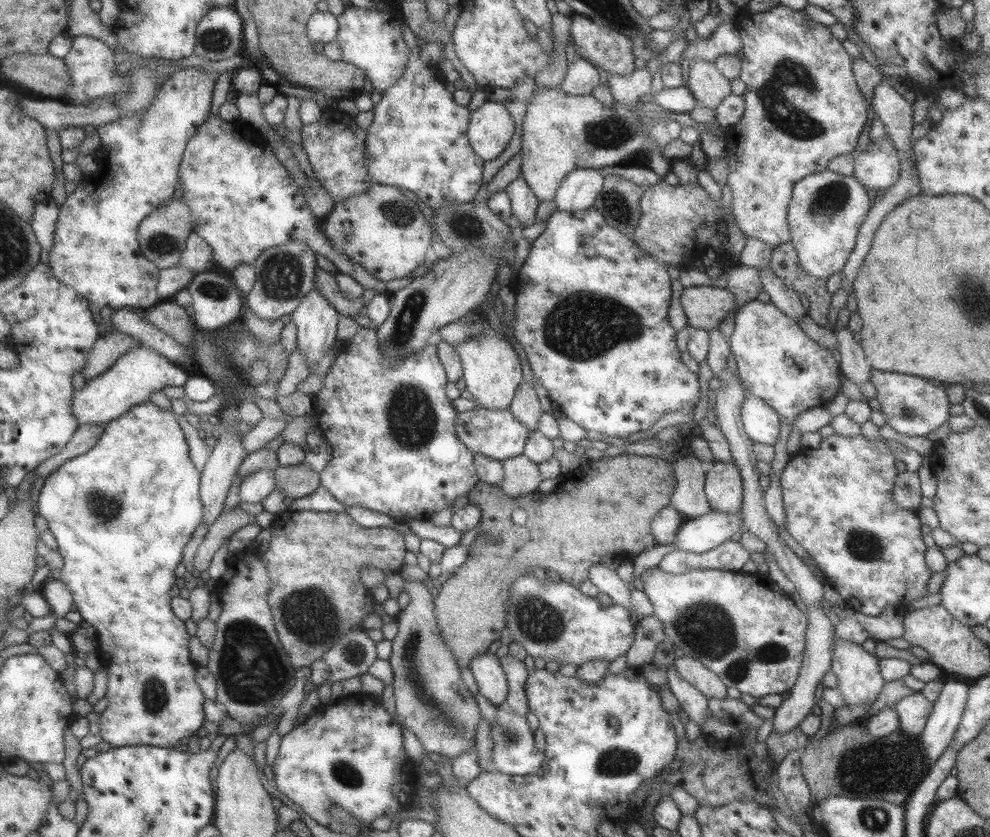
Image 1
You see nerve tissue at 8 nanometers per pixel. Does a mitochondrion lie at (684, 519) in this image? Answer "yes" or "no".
no

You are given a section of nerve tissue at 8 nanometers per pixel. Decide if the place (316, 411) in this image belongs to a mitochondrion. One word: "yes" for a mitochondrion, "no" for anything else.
no

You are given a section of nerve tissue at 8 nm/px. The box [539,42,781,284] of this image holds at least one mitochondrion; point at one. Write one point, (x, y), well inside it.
(615, 132)

